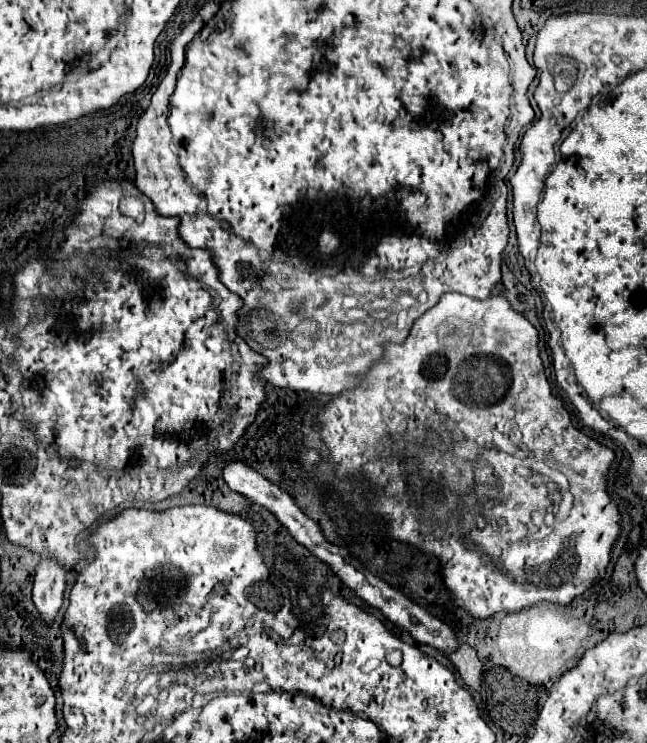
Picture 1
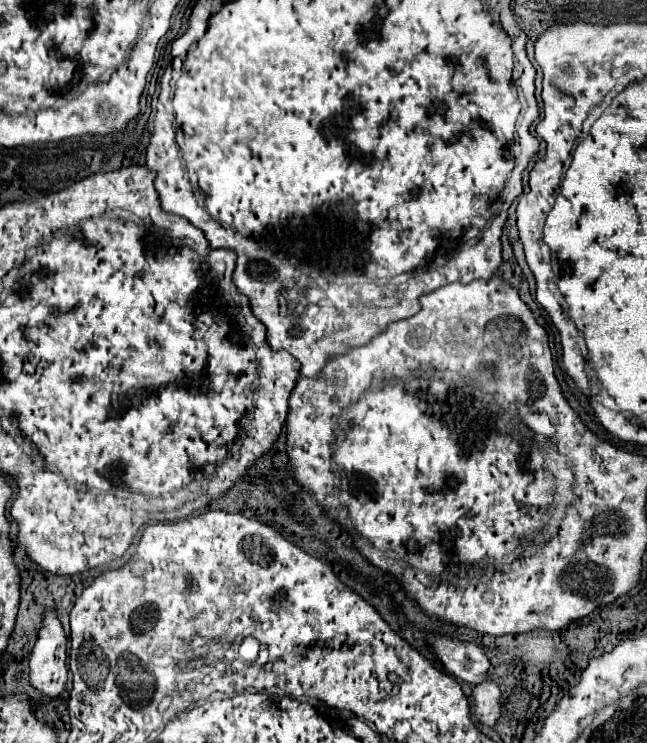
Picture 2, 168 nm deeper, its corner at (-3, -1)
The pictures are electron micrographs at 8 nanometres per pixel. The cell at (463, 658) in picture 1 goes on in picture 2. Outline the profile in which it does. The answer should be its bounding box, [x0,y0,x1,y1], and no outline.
[472,678,500,726]

